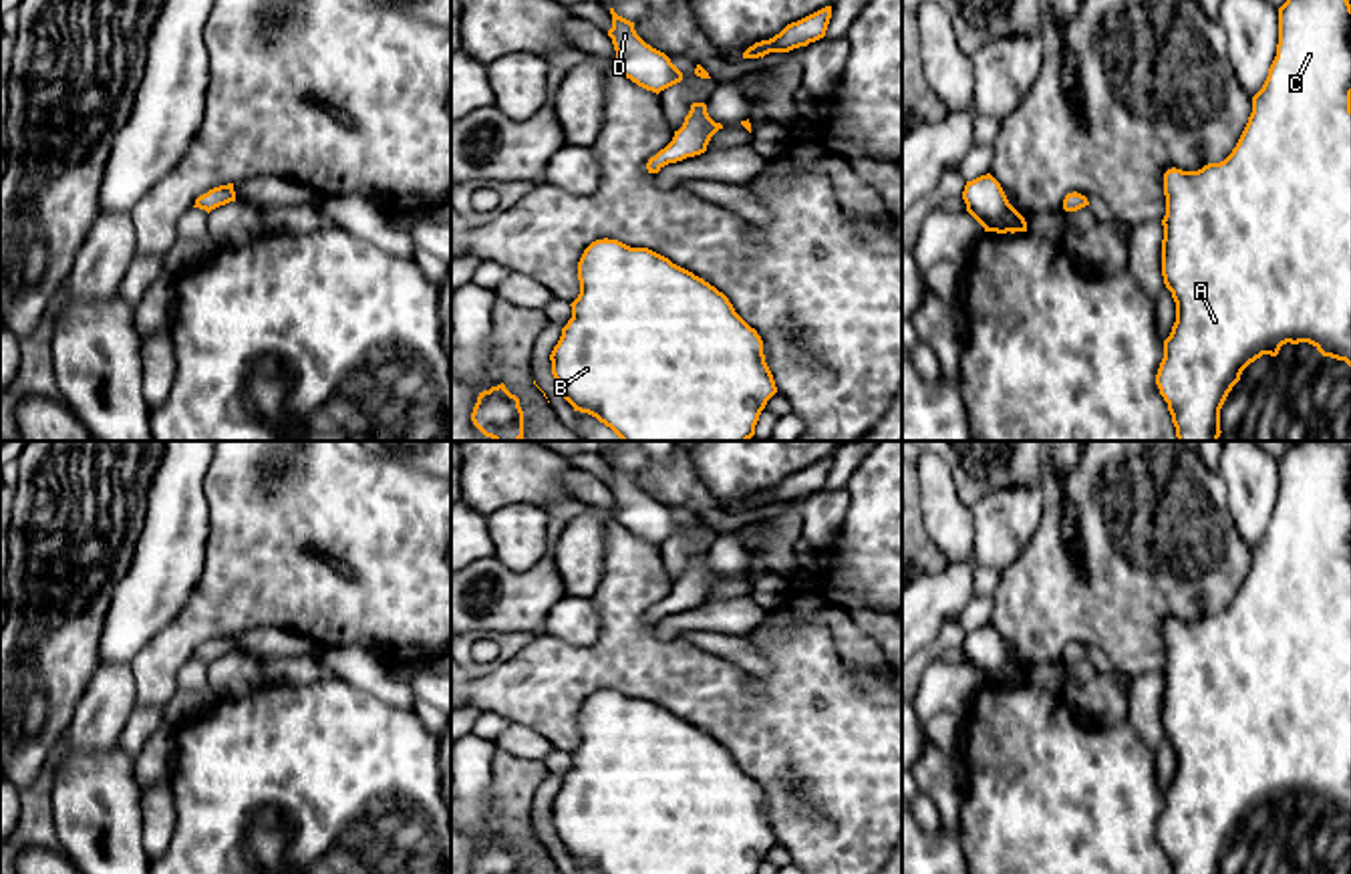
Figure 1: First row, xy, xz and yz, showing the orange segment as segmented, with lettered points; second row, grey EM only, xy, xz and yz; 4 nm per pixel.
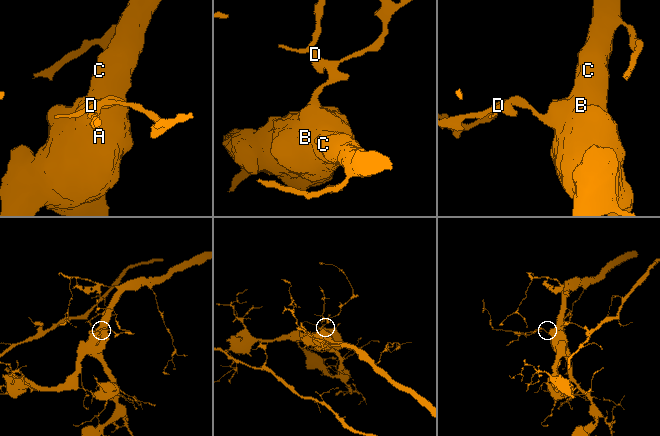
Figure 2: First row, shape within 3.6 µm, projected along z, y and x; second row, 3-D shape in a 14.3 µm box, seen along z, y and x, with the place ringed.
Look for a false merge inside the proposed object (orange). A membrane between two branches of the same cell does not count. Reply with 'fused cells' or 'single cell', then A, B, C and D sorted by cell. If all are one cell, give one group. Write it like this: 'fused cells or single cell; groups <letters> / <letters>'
single cell; groups A B C D

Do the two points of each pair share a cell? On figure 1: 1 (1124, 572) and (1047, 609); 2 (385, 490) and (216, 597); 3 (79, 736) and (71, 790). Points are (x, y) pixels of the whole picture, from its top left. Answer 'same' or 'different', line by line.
1: same
2: same
3: different

